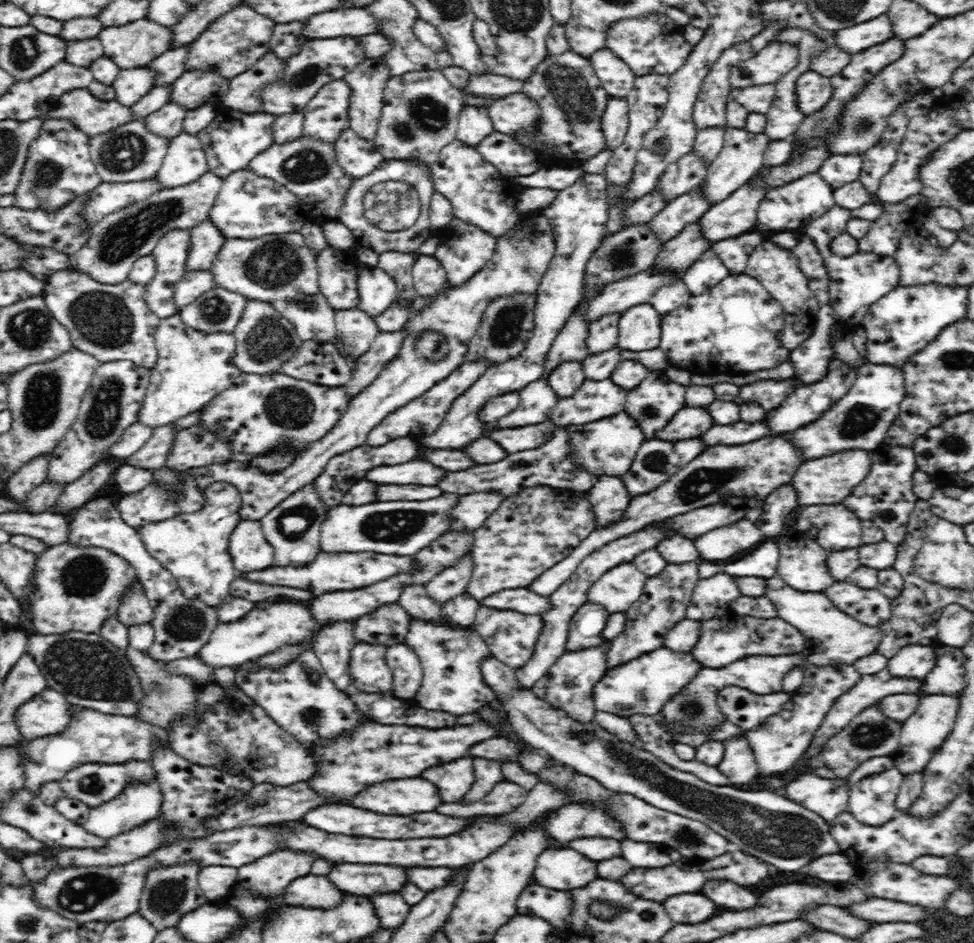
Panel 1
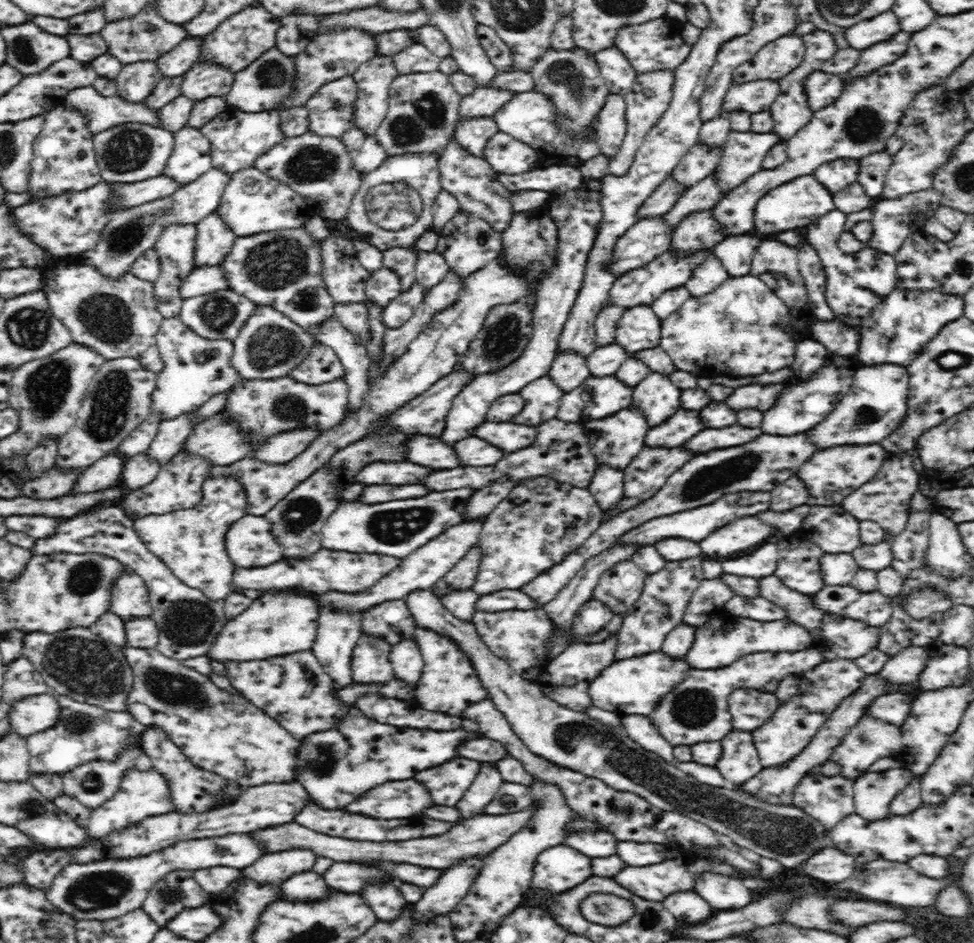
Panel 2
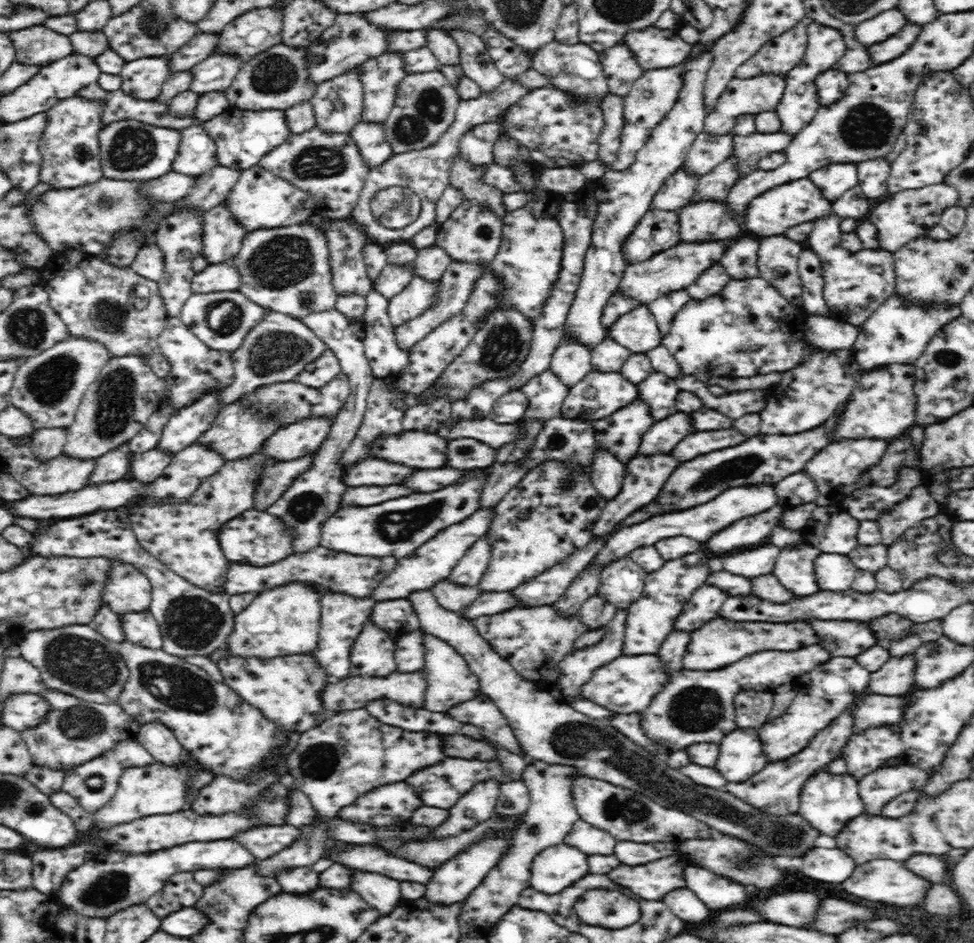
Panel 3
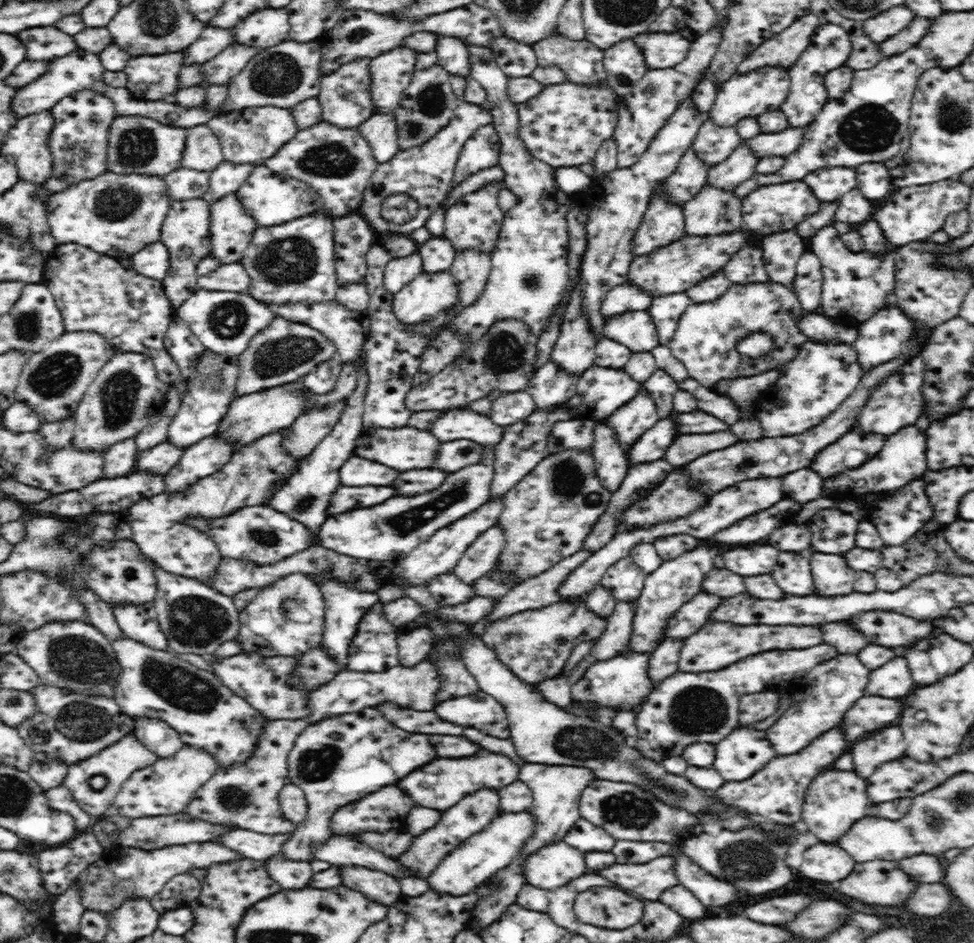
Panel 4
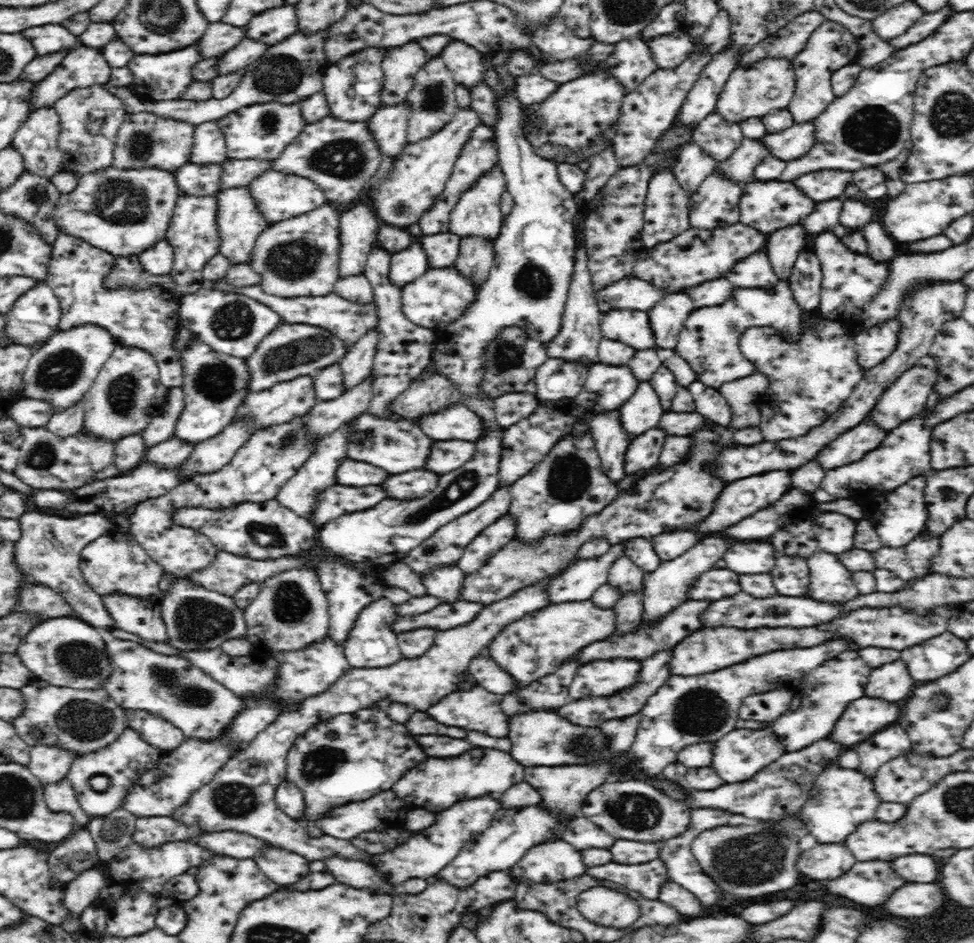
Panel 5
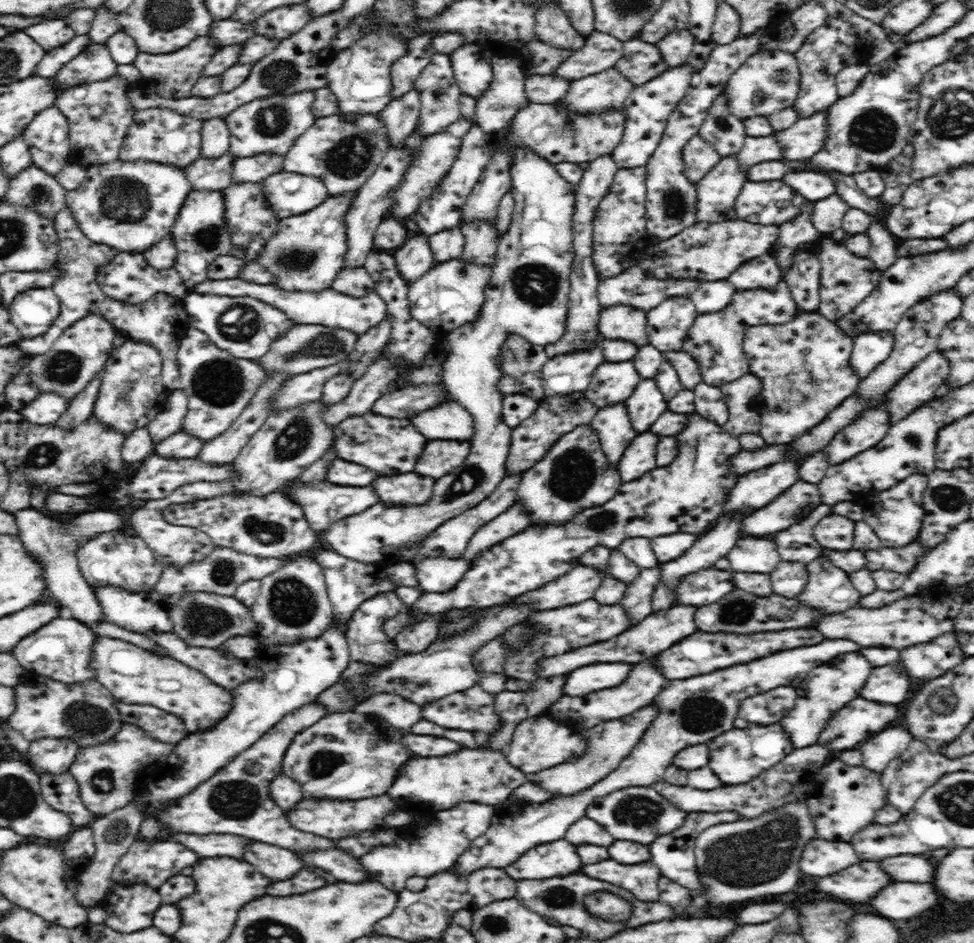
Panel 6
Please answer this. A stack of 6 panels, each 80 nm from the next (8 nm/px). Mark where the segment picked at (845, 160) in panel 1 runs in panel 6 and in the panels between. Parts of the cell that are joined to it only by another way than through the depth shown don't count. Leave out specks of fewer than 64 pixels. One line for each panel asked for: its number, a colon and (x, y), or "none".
2: (838, 174)
3: (833, 180)
4: (830, 183)
5: (820, 185)
6: (813, 186)

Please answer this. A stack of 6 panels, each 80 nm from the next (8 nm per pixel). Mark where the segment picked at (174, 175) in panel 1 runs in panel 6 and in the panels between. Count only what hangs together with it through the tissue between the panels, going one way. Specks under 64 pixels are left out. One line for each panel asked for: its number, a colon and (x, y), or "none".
2: (191, 157)
3: (197, 153)
4: (202, 152)
5: (209, 145)
6: (215, 134)

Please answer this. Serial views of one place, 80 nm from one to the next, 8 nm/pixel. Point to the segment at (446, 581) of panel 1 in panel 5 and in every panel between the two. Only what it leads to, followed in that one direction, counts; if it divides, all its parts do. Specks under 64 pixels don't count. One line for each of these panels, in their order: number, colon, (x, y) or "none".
2: (462, 576)
3: (470, 569)
4: (481, 556)
5: (477, 553)

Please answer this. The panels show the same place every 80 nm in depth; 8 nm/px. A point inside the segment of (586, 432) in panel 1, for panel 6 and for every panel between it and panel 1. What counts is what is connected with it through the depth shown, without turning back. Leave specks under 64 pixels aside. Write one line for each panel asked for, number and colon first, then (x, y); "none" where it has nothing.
2: (614, 441)
3: (621, 433)
4: (629, 422)
5: (643, 410)
6: (646, 404)

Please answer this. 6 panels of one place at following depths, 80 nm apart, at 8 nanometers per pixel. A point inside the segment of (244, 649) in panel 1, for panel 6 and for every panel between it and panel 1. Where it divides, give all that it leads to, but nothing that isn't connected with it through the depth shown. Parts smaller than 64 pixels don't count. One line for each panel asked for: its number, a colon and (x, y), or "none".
2: (280, 623)
3: (286, 620)
4: (286, 618)
5: (290, 612)
6: (293, 605)

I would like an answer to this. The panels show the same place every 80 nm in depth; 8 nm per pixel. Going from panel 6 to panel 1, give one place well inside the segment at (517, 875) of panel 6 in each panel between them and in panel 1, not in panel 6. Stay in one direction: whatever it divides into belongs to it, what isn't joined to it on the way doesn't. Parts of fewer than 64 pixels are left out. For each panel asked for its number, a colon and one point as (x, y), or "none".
1: (564, 869)
2: (561, 867)
3: (553, 869)
4: (552, 866)
5: (557, 860)

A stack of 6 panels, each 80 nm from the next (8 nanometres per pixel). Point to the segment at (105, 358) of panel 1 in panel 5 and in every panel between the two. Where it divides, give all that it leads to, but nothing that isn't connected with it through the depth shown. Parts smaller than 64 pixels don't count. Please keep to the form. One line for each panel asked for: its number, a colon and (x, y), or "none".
2: (118, 318)
3: (95, 299)
4: (95, 293)
5: (149, 320)

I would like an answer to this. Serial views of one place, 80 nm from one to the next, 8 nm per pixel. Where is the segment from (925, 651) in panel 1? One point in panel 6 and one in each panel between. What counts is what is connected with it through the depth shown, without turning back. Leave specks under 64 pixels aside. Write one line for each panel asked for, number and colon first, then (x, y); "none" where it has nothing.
2: (904, 668)
3: (895, 678)
4: (893, 680)
5: (891, 682)
6: (890, 684)

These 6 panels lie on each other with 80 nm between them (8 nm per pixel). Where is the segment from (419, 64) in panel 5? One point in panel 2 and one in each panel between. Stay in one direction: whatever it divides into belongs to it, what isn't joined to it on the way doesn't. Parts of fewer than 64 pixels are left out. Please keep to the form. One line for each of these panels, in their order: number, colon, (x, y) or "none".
2: (374, 77)
3: (381, 75)
4: (391, 72)

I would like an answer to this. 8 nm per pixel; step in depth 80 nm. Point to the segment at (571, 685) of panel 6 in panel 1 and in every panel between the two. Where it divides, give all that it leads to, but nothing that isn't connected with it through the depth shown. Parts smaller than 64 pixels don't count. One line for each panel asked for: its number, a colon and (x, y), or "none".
1: (643, 685)
2: (634, 685)
3: (627, 684)
4: (622, 682)
5: (602, 677)

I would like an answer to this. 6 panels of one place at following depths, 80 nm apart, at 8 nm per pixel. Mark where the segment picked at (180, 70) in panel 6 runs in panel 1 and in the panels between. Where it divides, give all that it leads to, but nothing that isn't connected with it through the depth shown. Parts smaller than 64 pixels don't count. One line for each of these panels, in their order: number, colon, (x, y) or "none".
1: (131, 84)
2: (135, 82)
3: (144, 79)
4: (152, 77)
5: (166, 76)

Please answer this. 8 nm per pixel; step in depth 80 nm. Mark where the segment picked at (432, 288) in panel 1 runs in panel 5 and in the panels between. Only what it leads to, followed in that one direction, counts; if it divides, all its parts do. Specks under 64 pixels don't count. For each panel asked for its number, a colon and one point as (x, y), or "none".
2: (431, 267)
3: (431, 263)
4: (437, 254)
5: (442, 249)

